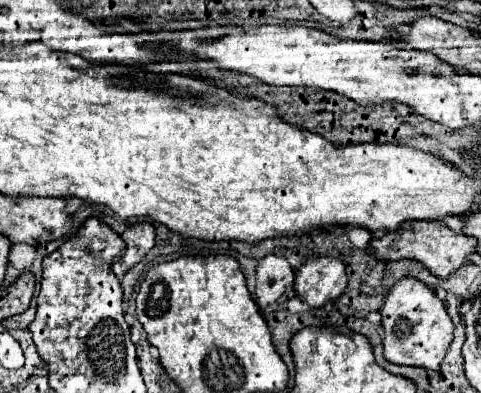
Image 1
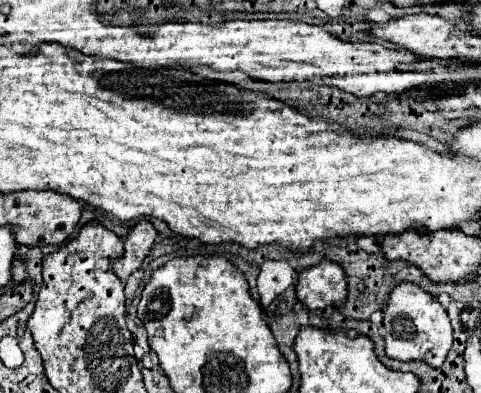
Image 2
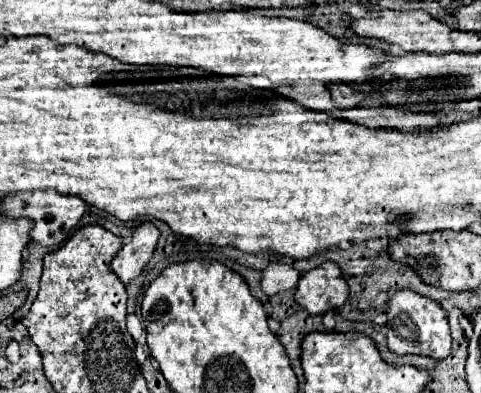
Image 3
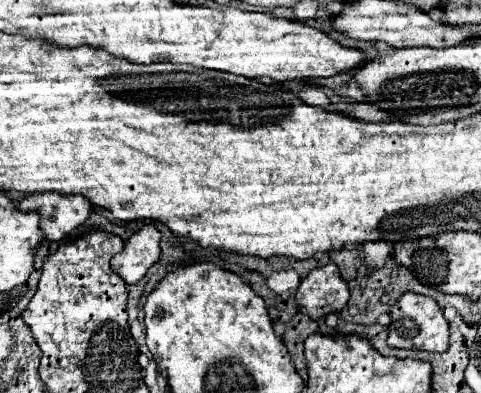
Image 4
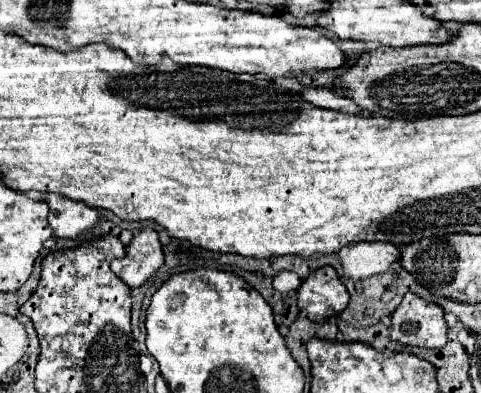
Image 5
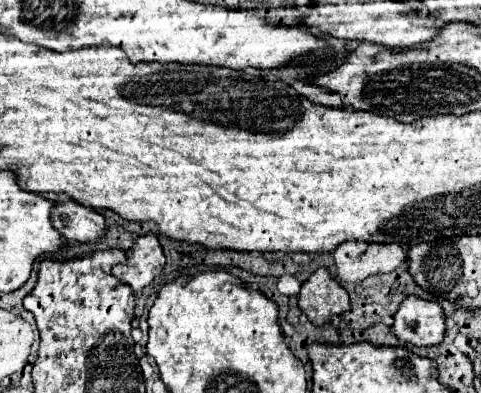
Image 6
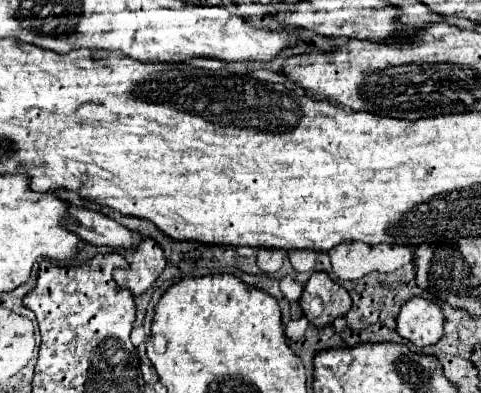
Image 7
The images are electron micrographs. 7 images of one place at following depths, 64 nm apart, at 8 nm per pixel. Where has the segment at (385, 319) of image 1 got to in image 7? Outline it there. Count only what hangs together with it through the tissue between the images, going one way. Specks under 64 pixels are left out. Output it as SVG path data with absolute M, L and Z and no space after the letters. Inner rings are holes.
M410 298L396 318L396 332L416 346L436 344L444 332L442 308L424 298Z

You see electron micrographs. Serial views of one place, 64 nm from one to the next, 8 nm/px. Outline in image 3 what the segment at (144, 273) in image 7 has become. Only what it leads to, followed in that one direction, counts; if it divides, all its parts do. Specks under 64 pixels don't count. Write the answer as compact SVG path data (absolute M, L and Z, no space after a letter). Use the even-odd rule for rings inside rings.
M142 222L134 230L130 242L124 244L120 254L112 260L112 270L124 284L128 284L132 278L136 278L142 272L142 268L146 266L146 262L152 258L158 236L160 236L160 232L152 222Z

